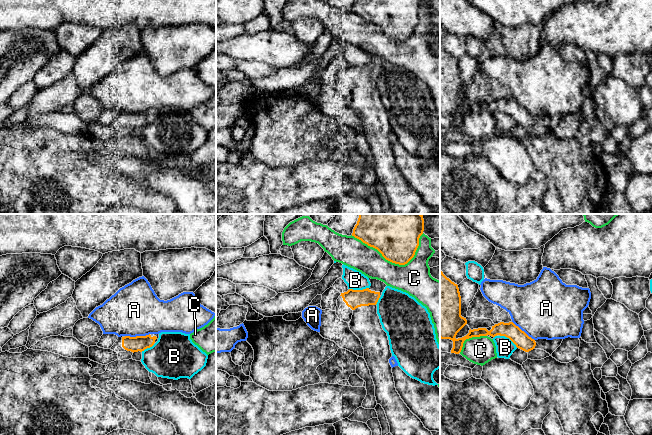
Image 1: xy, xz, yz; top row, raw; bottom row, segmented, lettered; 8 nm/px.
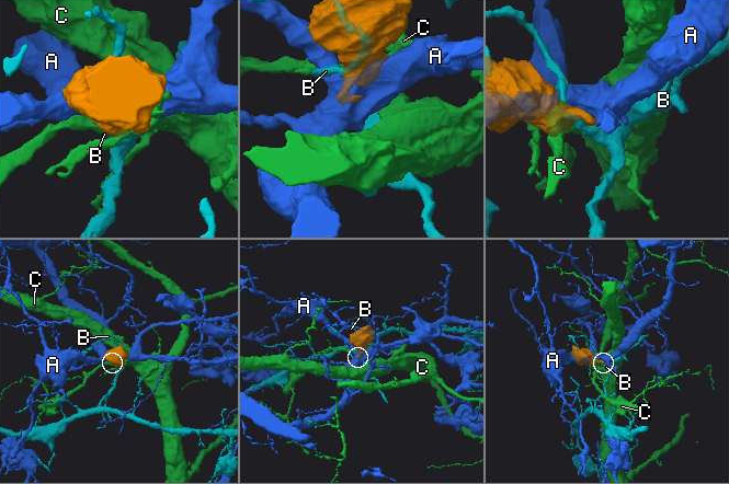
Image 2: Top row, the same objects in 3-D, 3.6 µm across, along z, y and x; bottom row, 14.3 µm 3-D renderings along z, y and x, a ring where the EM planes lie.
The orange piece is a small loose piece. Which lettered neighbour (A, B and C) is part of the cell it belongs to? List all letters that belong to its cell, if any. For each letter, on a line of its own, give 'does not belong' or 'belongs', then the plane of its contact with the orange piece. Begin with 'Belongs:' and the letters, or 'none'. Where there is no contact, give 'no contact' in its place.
Belongs: none
A: does not belong | xy
B: does not belong | xz
C: does not belong | xz

